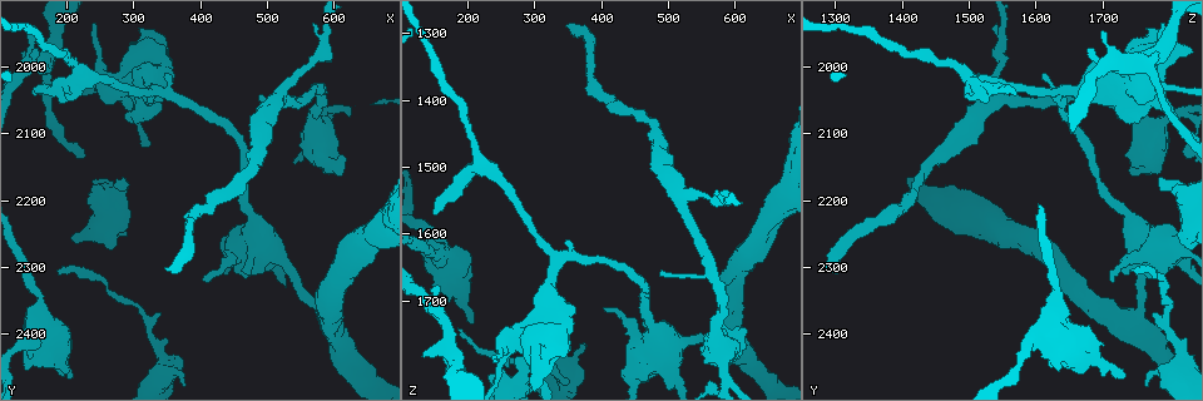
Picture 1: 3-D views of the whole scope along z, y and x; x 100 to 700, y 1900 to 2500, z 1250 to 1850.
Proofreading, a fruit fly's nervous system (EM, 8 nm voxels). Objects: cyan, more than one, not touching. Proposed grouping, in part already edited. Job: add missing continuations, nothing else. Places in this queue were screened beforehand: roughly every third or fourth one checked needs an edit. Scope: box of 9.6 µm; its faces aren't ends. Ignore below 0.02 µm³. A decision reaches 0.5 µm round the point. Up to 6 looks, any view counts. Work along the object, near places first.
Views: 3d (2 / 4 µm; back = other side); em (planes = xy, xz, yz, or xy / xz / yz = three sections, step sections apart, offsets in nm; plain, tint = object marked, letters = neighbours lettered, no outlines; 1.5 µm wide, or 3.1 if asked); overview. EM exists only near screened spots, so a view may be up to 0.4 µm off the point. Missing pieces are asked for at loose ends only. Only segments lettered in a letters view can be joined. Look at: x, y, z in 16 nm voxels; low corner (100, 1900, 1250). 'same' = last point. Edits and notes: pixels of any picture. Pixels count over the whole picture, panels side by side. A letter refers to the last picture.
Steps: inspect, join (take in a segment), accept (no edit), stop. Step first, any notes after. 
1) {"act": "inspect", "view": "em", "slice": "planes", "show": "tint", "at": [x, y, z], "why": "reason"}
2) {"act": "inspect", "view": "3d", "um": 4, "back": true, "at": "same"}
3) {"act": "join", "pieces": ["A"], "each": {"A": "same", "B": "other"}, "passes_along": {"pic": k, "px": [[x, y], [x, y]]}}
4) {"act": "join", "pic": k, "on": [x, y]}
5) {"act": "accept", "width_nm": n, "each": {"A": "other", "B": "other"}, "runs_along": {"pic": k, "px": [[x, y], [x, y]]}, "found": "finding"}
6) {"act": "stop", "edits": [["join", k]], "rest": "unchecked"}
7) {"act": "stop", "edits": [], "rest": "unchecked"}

{"act": "inspect", "view": "3d", "um": 4, "at": [190, 2305, 1740], "why": "long arm stops here"}

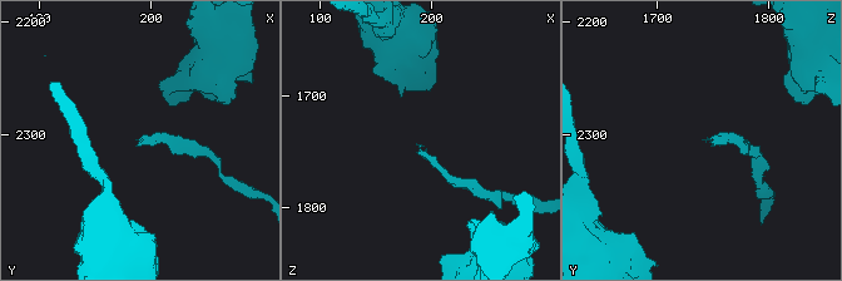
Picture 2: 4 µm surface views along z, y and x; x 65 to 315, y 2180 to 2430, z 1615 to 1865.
{"act": "inspect", "view": "em", "slice": "planes", "show": "letters", "at": [188, 2304, 1746], "why": "now the EM"}

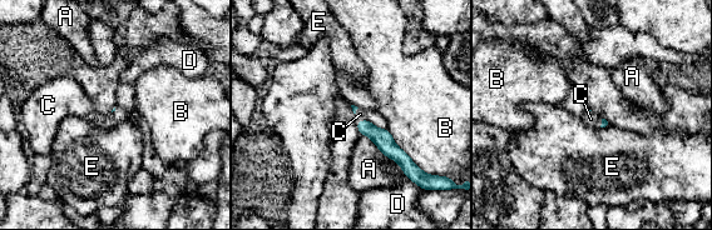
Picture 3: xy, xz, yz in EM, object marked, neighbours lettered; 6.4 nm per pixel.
{"act": "join", "pieces": ["C"], "each": {"A": "other", "B": "other", "C": "same", "D": "other", "E": "other"}, "passes_along": {"pic": 3, "px": [[382, 139], [360, 121], [360, 114]]}, "found": "it goes on there"}

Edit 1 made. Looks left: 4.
{"act": "inspect", "view": "em", "slice": "planes", "show": "letters", "at": [210, 2460, 1730], "why": "an open end"}

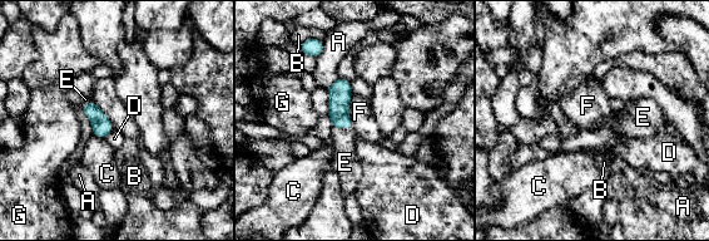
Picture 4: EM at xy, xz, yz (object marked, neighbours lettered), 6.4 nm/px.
{"act": "join", "pieces": ["E"], "each": {"A": "other", "B": "other", "C": "other", "D": "other", "E": "same", "F": "other", "G": "other"}, "passes_along": {"pic": 4, "px": [[340, 96], [342, 127], [345, 162]]}, "found": "it goes on there"}

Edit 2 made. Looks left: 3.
{"act": "inspect", "view": "3d", "um": 2, "at": [345, 2305, 1290], "why": "free end"}

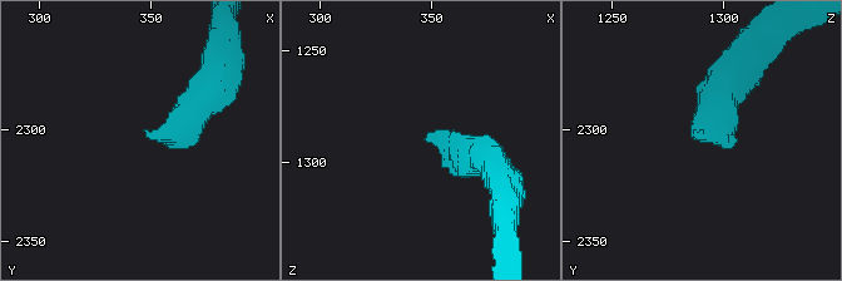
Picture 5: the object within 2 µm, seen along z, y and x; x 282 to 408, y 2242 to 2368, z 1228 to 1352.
{"act": "inspect", "view": "em", "slice": "yz", "step": 4, "show": "letters", "at": [348, 2303, 1287]}

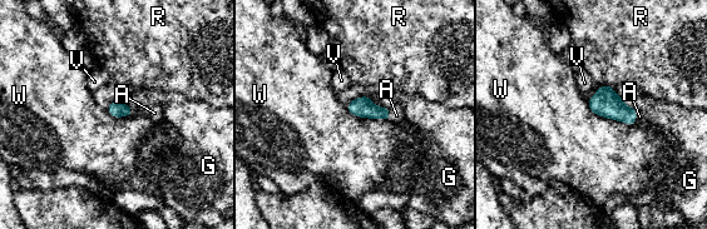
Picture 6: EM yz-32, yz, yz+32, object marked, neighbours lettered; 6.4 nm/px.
{"act": "inspect", "view": "em", "slice": "planes", "show": "letters", "at": "same", "why": "another direction"}

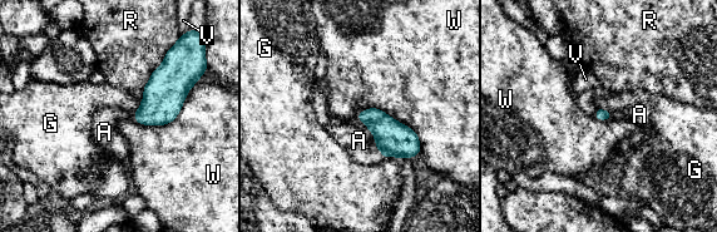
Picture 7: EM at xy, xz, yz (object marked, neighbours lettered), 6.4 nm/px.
{"act": "join", "pieces": ["A"], "longest_contact_nm": ["W", 480], "each": {"A": "same", "G": "other", "R": "other", "V": "other", "W": "other"}, "found": "the neuron continues"}

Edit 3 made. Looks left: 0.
{"act": "stop", "edits": [["join", 3], ["join", 4], ["join", 7]], "rest": "unchecked"}

